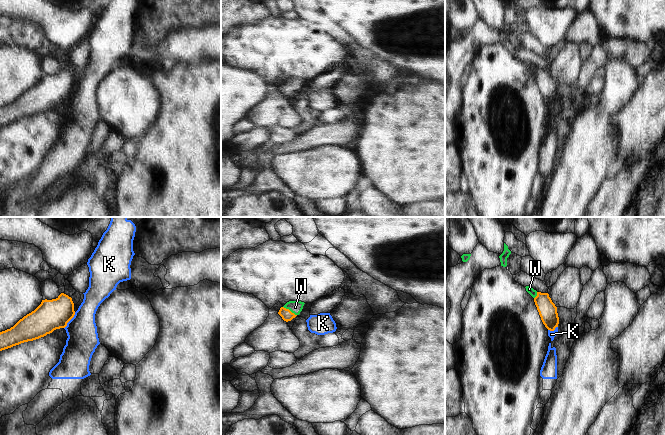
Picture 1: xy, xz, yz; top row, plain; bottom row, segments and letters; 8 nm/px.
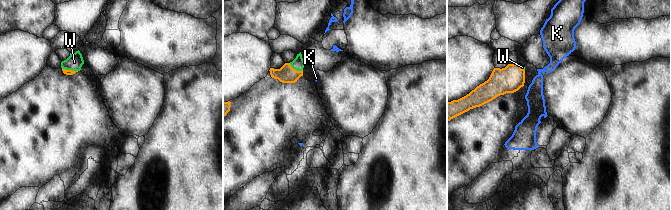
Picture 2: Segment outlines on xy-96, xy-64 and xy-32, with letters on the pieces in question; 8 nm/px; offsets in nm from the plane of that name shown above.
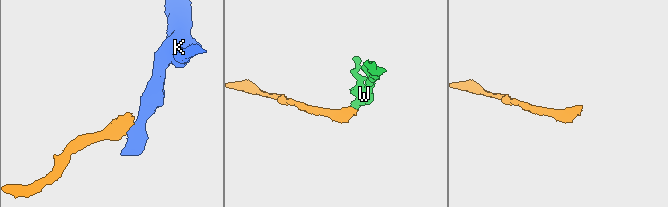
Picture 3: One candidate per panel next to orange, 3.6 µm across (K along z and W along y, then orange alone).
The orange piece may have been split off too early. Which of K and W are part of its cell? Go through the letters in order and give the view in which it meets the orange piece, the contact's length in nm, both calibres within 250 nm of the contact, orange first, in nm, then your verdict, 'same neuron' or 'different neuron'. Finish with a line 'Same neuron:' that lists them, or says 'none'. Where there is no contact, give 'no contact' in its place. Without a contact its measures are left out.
K: contact in xy; length 160 nm; calibres 240 and 240 nm; different neuron
W: contact in xz; length 130 nm; calibres 90 and 100 nm; same neuron
Same neuron: W

